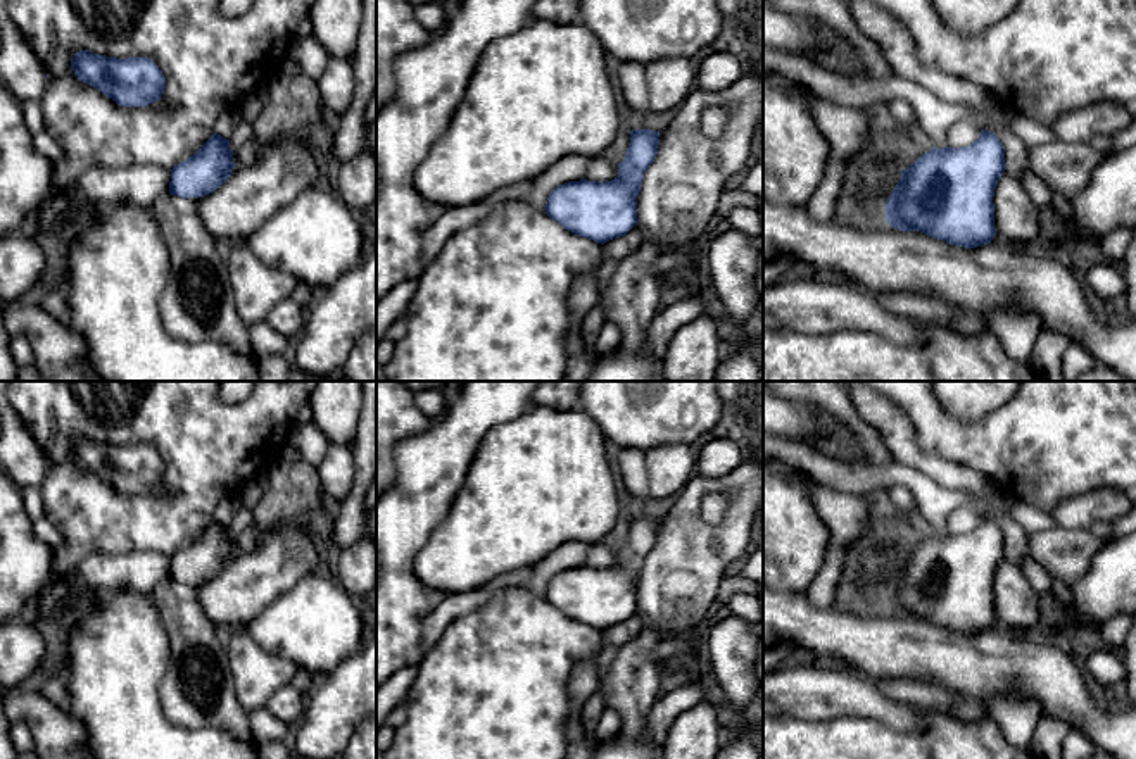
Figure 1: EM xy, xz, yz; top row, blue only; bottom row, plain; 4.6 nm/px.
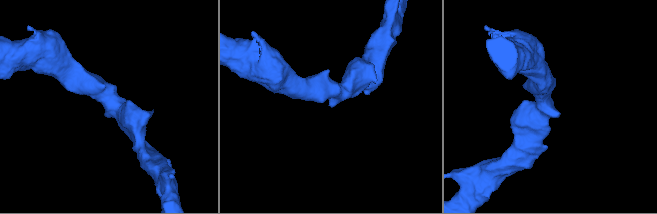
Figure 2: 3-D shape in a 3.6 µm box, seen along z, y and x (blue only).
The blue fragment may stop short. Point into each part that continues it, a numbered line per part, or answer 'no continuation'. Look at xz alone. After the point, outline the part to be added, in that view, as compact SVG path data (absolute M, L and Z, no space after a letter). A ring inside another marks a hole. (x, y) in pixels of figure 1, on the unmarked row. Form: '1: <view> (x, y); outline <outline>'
no continuation

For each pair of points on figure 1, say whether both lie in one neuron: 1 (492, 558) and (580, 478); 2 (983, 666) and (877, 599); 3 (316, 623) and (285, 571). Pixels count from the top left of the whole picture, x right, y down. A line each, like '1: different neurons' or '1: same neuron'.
1: same neuron
2: different neurons
3: different neurons

